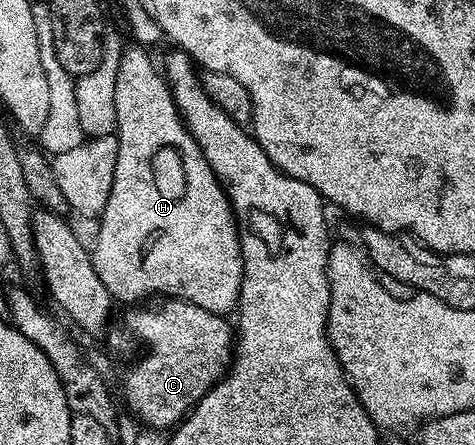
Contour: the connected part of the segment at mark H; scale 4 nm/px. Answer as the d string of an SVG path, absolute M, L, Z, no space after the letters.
M131 45L128 51L126 48L119 56L117 82L113 84L113 102L117 108L115 135L119 138L117 161L113 171L112 189L109 190L108 204L105 205L102 215L97 219L99 232L95 235L95 247L90 248L93 269L97 269L97 277L101 277L101 285L105 285L105 289L109 289L112 300L119 302L120 299L123 303L131 303L127 305L135 305L146 300L143 299L146 295L159 295L155 297L183 299L186 303L192 303L201 309L209 309L213 313L226 316L236 310L243 280L243 250L239 244L239 227L235 223L235 214L231 211L231 203L219 183L219 178L213 173L209 161L205 161L205 153L201 153L197 141L193 141L193 137L187 132L187 126L184 125L183 118L179 116L175 98L171 95L166 78L161 74L160 68L158 71L154 61L143 51L146 50L142 46Z

